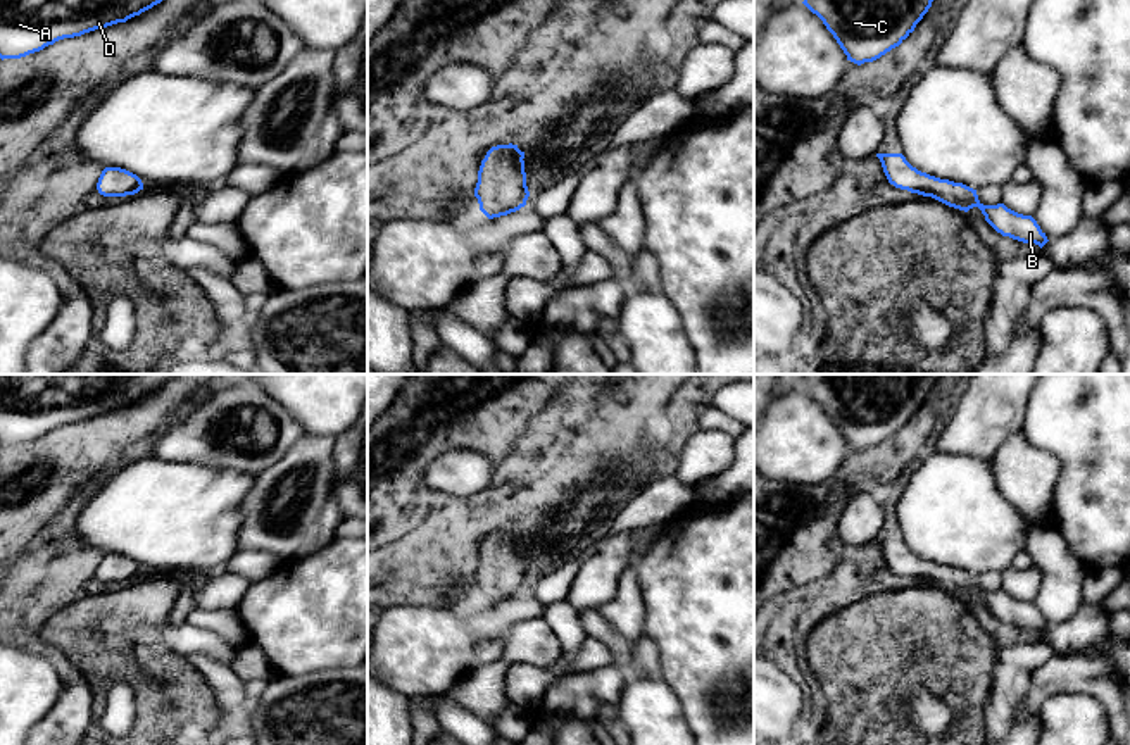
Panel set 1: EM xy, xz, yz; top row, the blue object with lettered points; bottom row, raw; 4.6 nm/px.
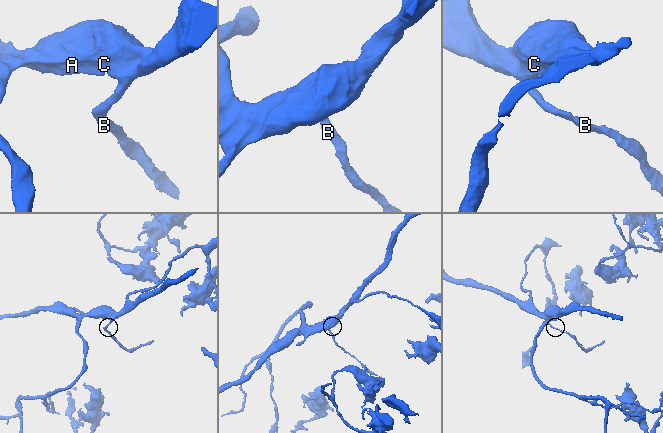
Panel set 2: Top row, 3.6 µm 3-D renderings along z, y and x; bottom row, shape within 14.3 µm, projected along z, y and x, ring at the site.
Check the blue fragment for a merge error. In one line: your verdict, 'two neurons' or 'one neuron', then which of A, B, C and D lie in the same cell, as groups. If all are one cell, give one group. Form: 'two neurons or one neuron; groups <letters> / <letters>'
one neuron; groups A B C D

